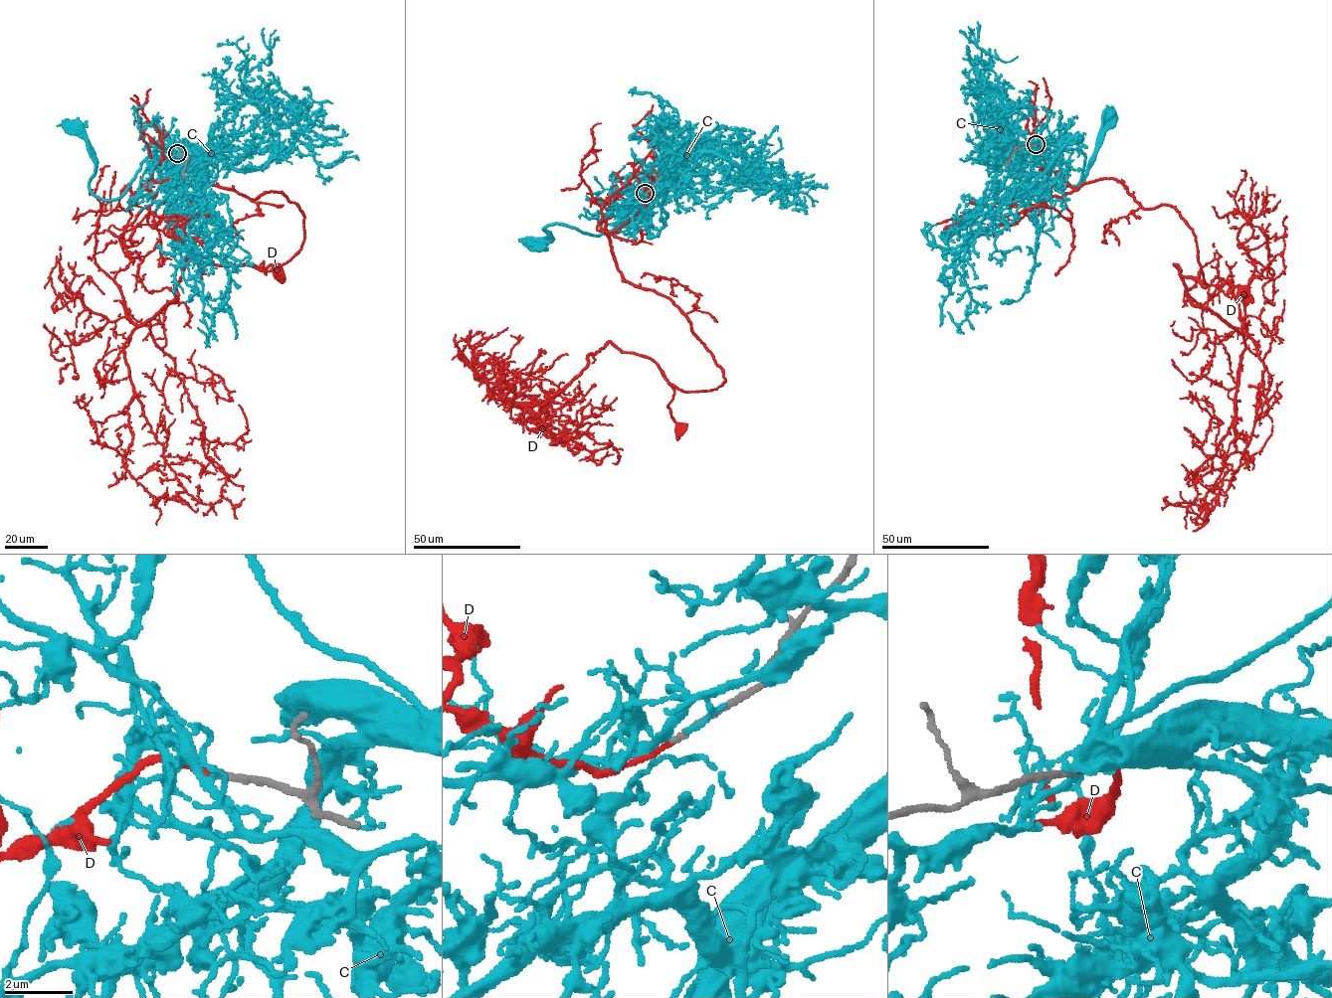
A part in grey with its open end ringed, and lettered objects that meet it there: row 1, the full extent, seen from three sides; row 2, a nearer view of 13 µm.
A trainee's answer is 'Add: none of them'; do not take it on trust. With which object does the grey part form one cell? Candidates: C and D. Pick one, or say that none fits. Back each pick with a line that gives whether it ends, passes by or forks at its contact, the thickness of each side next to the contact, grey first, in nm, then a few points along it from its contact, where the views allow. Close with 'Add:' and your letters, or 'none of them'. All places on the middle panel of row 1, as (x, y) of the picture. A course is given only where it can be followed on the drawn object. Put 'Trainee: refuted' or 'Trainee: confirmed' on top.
Trainee: refuted
D: It ends there. Thickness 190 nm (grey) against 140 nm. Its course: (645, 193), (609, 206), (617, 267), (669, 297), (724, 378), (698, 391), (671, 384), (680, 428)
Add: D

